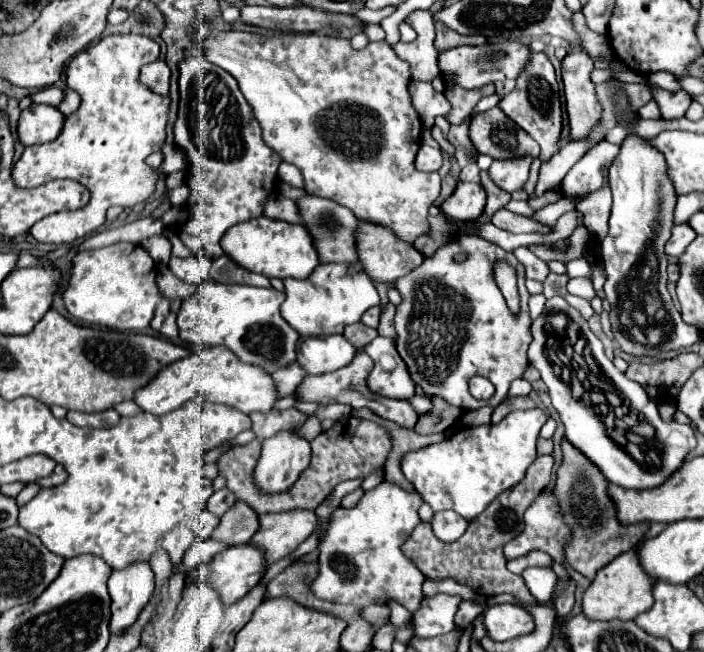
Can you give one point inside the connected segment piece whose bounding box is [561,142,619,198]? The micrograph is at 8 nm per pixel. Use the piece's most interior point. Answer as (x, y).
(585, 177)

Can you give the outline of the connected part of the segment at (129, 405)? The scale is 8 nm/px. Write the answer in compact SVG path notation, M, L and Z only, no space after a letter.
M125 400L125 402L117 404L115 410L117 410L121 416L135 416L135 414L141 414L141 412L143 412L143 410L141 410L135 402L131 402L131 400Z

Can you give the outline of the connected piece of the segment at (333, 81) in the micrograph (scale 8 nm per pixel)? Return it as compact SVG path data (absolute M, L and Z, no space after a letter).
M211 28L195 42L201 58L221 66L239 82L263 128L263 140L285 162L301 170L309 194L327 196L347 206L359 220L391 228L403 242L415 242L415 238L427 232L429 208L439 196L441 176L439 172L419 172L415 168L423 122L409 94L411 68L385 40L355 50L349 38L343 36L279 32L267 38L253 32Z

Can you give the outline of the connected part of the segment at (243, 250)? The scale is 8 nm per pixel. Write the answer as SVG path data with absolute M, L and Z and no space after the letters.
M265 216L229 228L223 236L223 252L251 272L281 280L289 276L307 278L311 270L319 264L315 246L311 244L311 236L301 224L289 224L285 220L271 220Z

